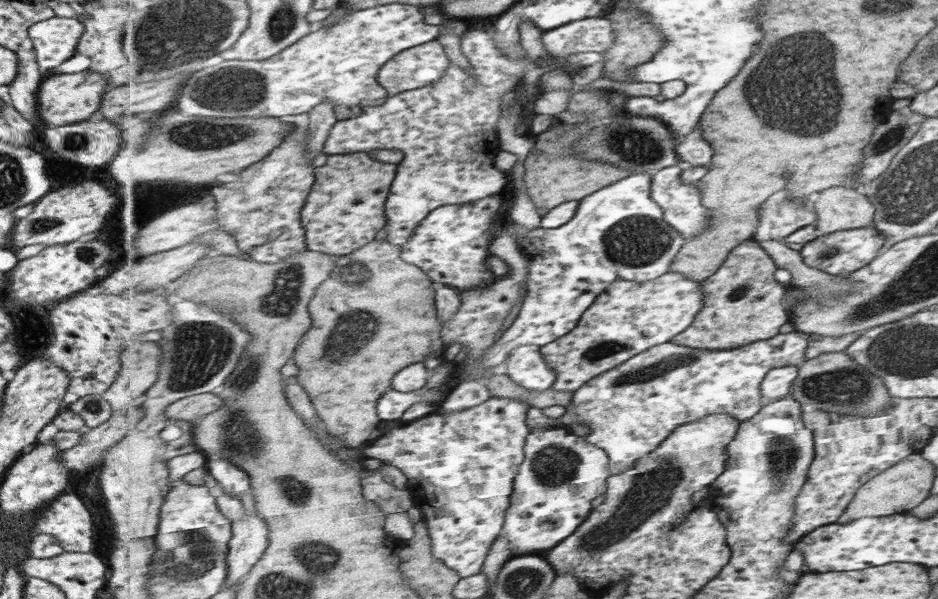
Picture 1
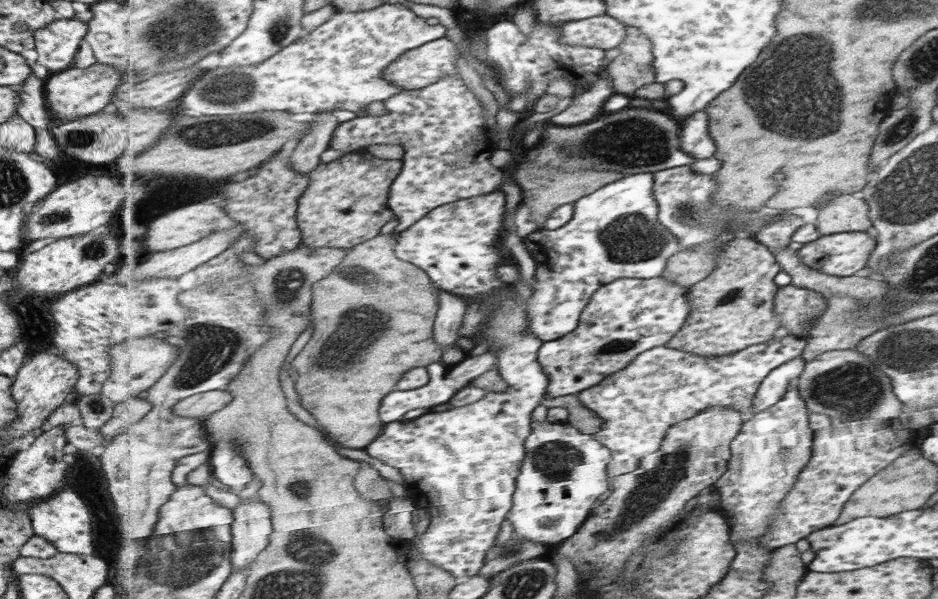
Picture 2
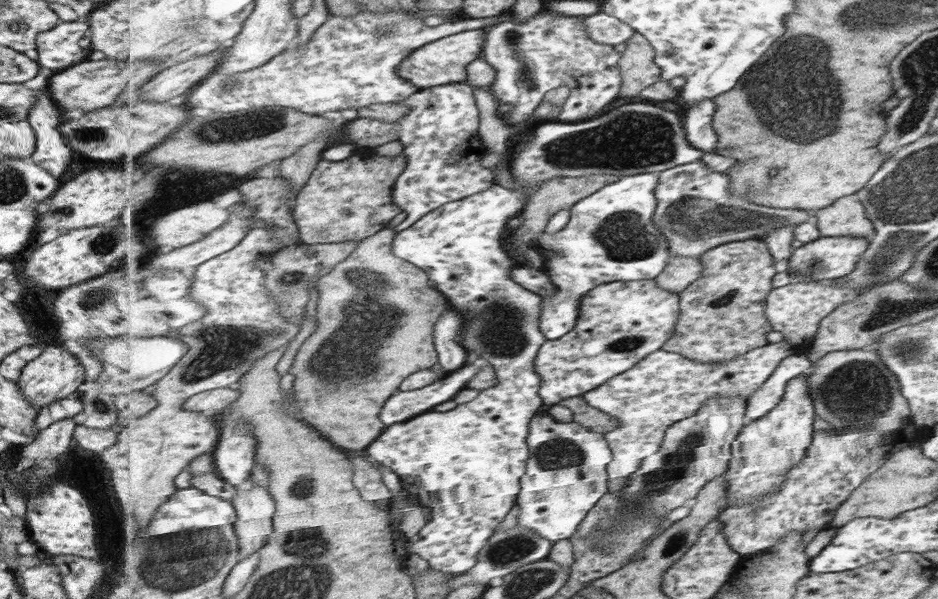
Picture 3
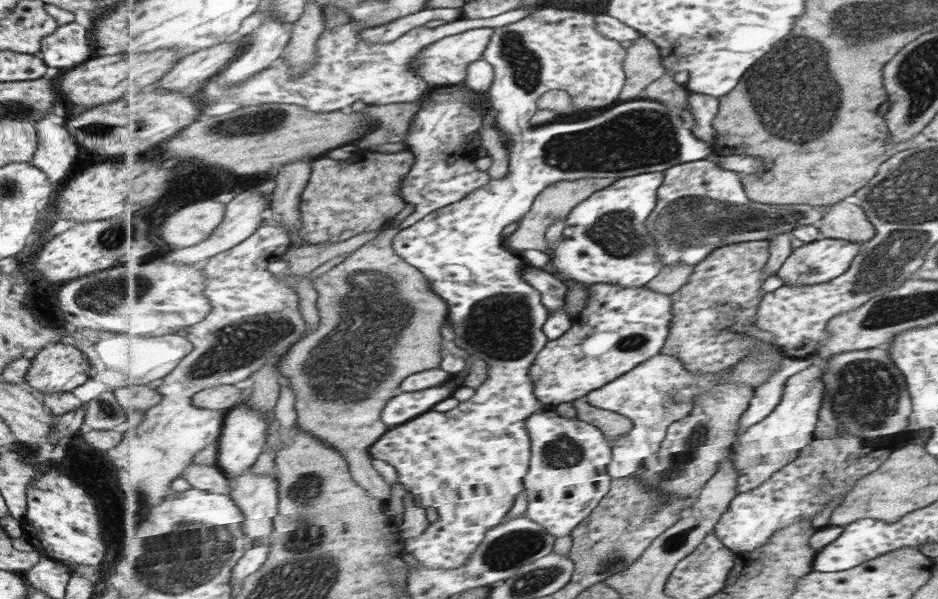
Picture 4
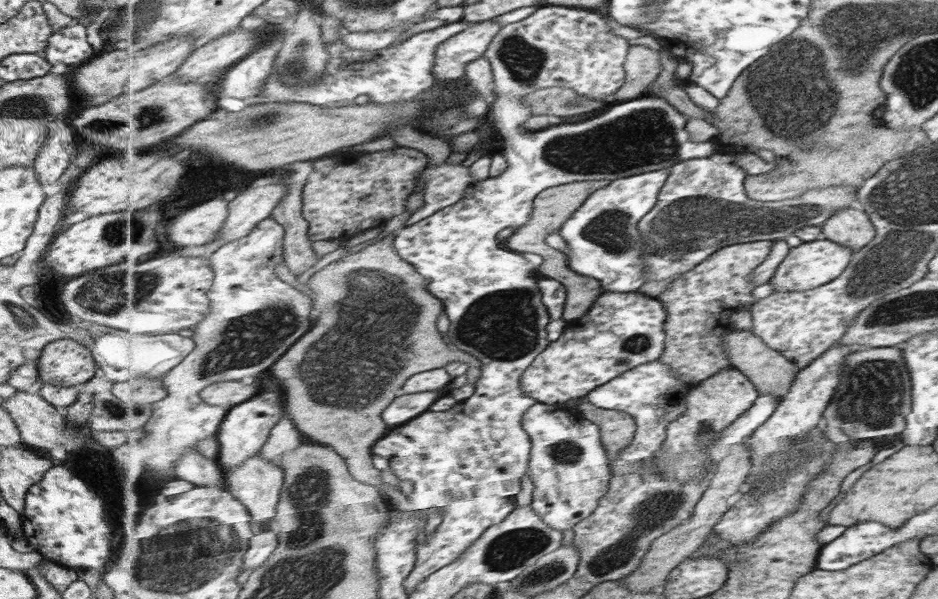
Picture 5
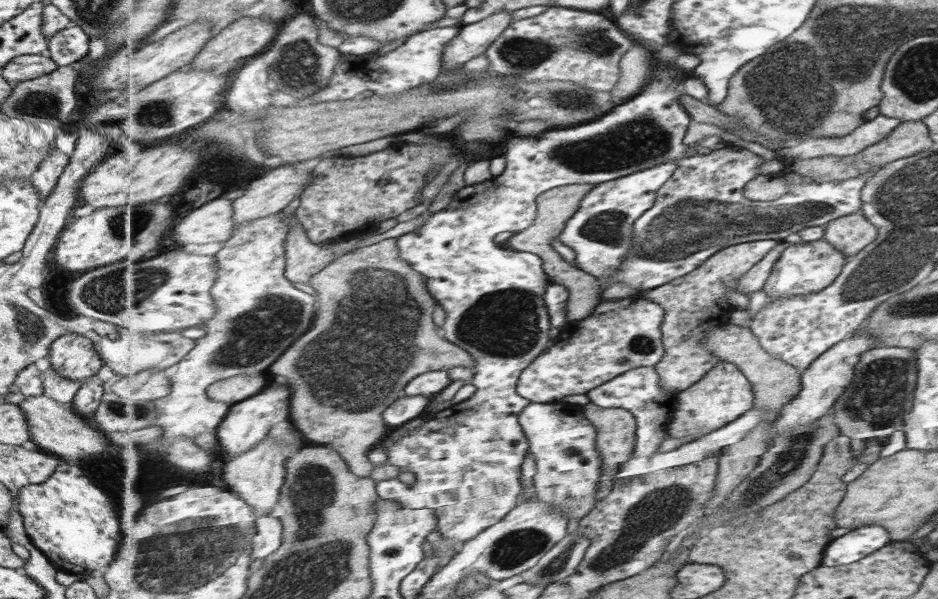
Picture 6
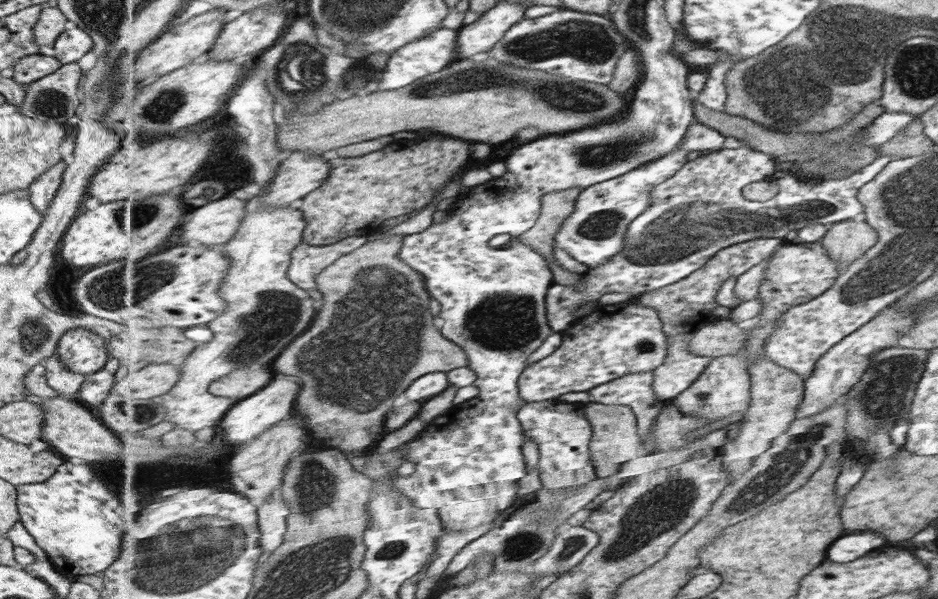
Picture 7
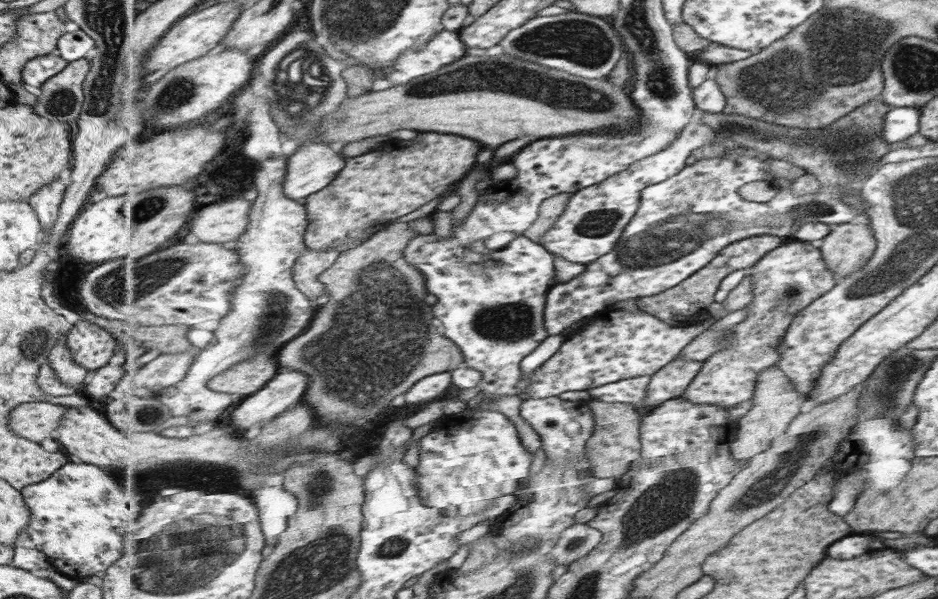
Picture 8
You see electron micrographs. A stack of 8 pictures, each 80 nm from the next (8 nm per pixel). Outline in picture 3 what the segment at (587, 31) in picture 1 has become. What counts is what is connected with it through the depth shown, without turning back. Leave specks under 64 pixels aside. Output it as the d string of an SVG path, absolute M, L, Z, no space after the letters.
M605 12L587 17L585 28L589 31L591 40L595 40L597 44L607 44L613 47L627 43L636 32L626 22Z

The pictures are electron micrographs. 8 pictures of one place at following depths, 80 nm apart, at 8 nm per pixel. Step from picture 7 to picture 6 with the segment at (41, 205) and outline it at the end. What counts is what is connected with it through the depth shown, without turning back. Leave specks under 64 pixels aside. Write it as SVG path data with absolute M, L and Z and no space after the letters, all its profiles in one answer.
M54 147L50 155L47 158L43 158L37 170L30 175L30 185L37 191L41 202L53 190L57 178L63 172L67 162L67 155L64 155Z

